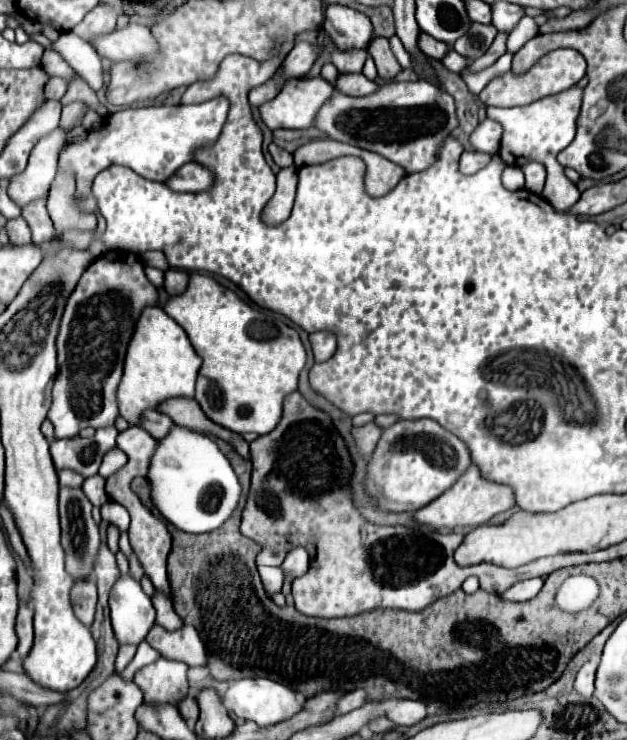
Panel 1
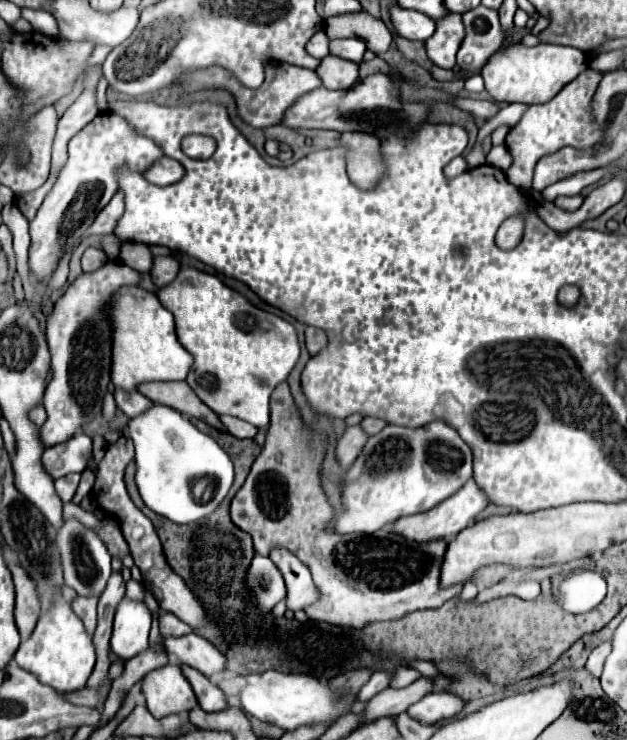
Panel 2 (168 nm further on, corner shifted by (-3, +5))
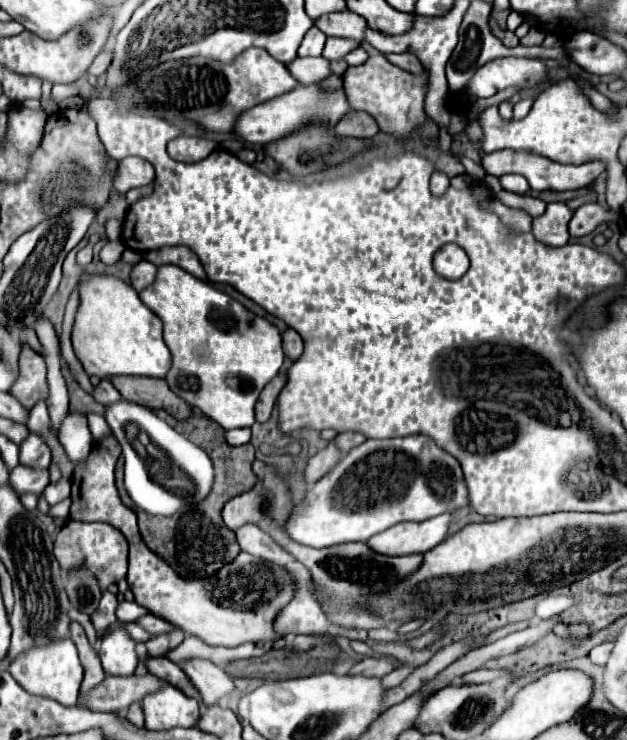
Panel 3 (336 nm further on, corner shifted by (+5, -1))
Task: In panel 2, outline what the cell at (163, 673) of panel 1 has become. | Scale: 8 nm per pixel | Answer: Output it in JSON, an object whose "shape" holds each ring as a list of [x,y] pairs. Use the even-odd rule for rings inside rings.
{"shape":[[[163,665],[143,677],[143,695],[153,717],[185,715],[197,707],[197,697],[179,665]]]}

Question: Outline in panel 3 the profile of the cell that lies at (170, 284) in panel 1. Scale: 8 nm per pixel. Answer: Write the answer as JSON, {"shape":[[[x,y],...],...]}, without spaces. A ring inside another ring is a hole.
{"shape":[[[143,259],[131,271],[131,285],[135,291],[143,291],[155,281],[155,277],[157,277],[157,265]]]}

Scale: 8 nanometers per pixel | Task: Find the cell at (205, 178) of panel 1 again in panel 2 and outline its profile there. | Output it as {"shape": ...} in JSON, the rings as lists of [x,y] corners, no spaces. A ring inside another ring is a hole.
{"shape":[[[163,157],[155,165],[151,165],[151,169],[147,169],[147,173],[143,173],[143,177],[155,185],[173,185],[183,177],[183,173],[185,173],[185,169],[179,161],[175,161],[171,157]]]}

